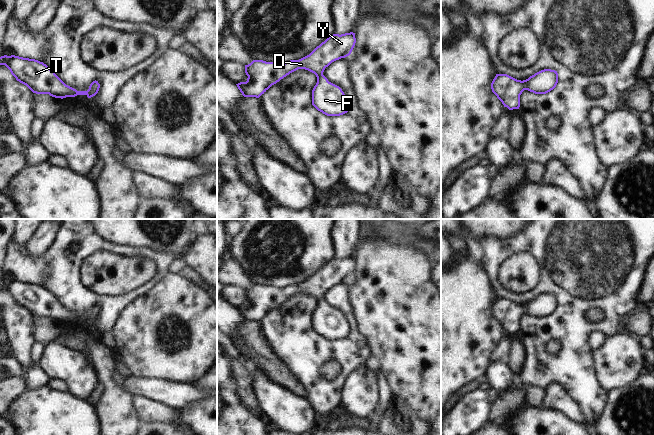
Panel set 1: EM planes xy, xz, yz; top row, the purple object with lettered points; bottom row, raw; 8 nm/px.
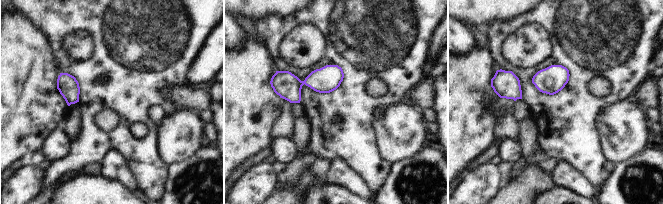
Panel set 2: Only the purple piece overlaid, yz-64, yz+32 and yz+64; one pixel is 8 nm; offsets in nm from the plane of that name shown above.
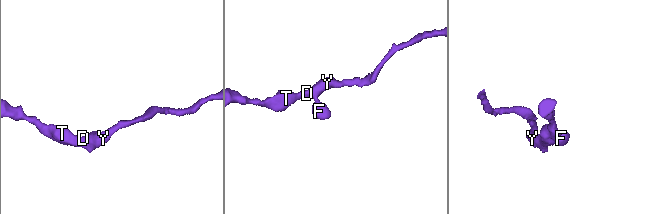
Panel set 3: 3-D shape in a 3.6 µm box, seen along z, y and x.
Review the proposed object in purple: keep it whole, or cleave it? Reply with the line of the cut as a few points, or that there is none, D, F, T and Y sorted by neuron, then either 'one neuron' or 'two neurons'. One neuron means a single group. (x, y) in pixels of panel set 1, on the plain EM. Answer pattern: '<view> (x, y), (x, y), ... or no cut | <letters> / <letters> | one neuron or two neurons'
no cut | D F T Y | one neuron

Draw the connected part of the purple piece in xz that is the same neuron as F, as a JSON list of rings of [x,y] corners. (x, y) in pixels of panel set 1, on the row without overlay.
[[[353,256],[333,258],[299,284],[290,284],[283,288],[253,284],[245,289],[247,305],[236,309],[244,321],[259,322],[290,297],[305,293],[317,301],[317,307],[312,314],[312,329],[327,340],[343,339],[350,334],[350,326],[342,313],[329,306],[323,296],[332,286],[349,280],[355,267]]]

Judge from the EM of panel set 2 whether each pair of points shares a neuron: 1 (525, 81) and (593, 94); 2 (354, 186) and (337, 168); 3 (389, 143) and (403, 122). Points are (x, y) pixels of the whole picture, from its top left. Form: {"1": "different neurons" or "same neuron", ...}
{"1": "same neuron", "2": "same neuron", "3": "same neuron"}

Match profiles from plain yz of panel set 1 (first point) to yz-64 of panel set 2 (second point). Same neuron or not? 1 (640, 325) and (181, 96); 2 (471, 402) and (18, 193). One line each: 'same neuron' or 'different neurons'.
1: same neuron
2: same neuron

